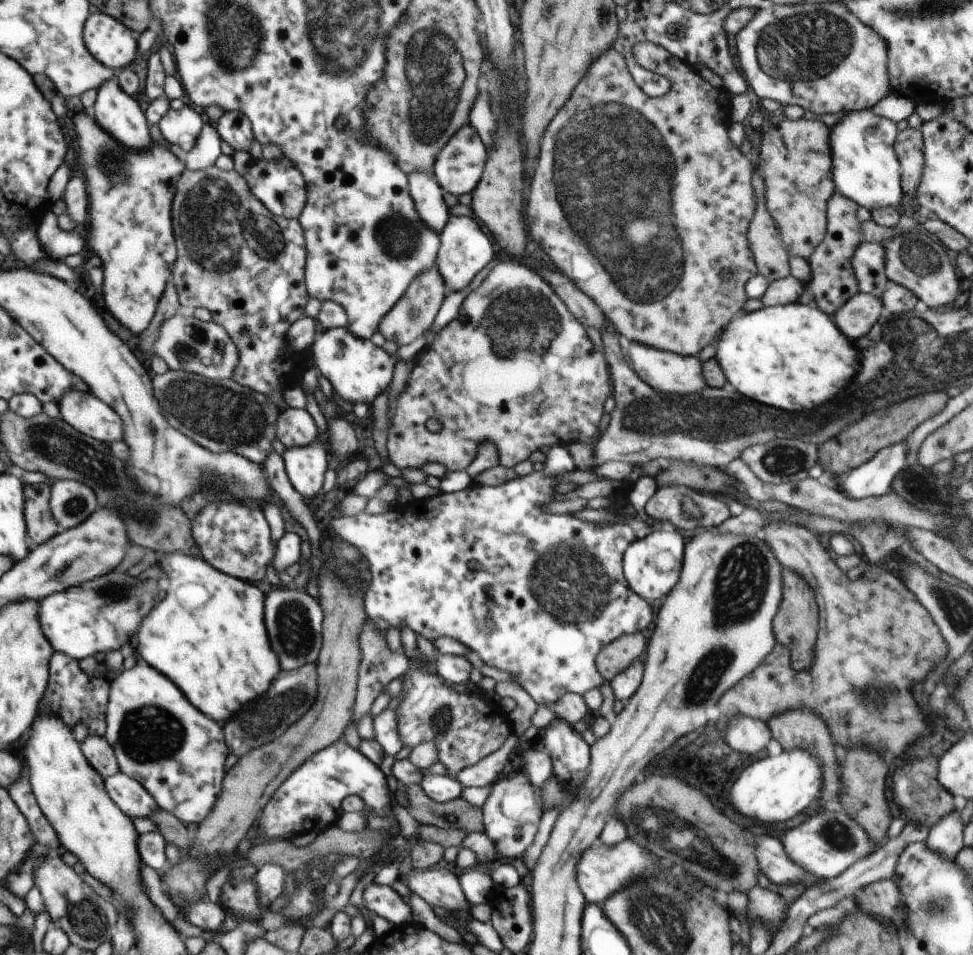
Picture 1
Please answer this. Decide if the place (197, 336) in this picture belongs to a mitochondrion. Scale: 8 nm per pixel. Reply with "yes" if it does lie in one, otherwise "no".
yes

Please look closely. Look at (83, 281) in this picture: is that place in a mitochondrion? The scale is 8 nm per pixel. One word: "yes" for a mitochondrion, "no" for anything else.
no

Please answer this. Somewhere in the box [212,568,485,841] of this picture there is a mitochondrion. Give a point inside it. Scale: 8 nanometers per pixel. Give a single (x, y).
(266, 717)

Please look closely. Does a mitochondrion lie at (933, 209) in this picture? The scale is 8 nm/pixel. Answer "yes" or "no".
no

